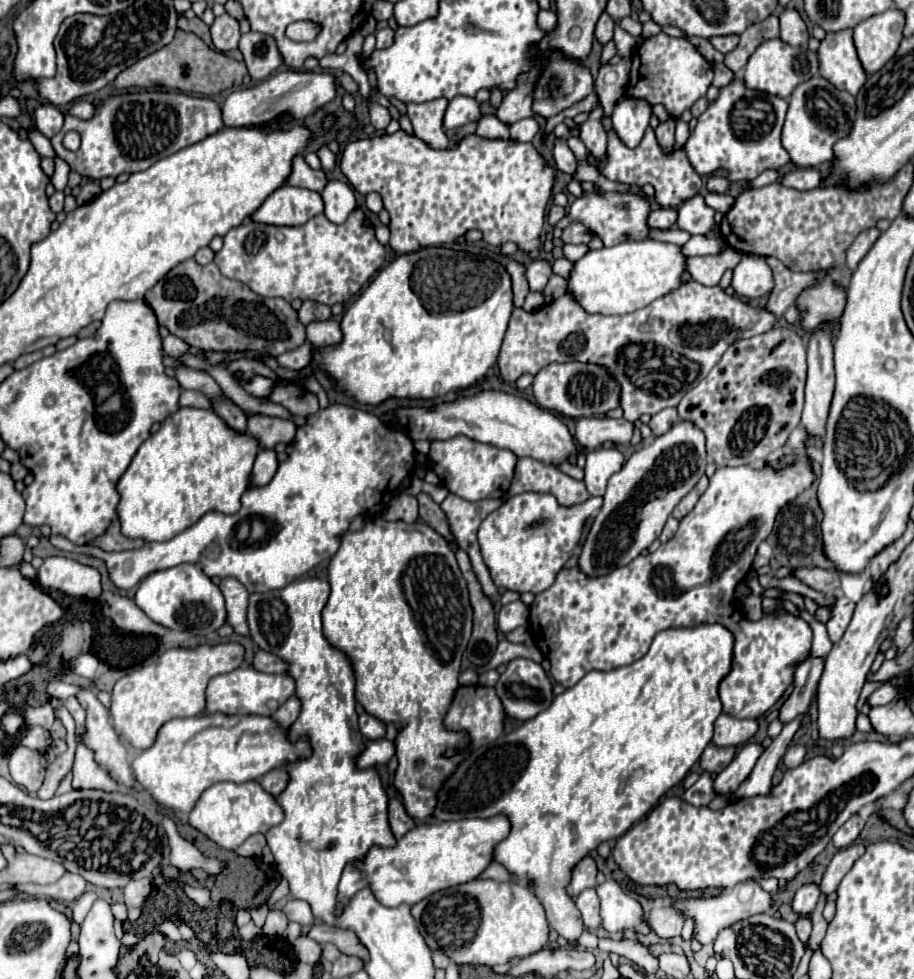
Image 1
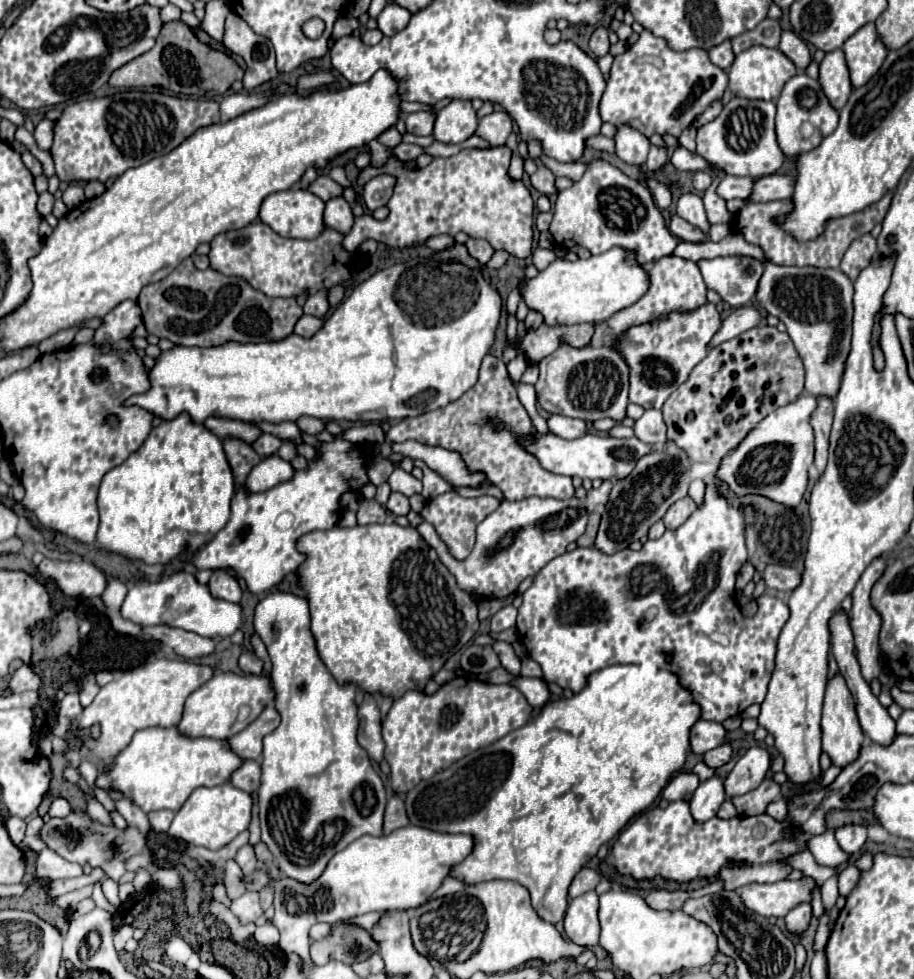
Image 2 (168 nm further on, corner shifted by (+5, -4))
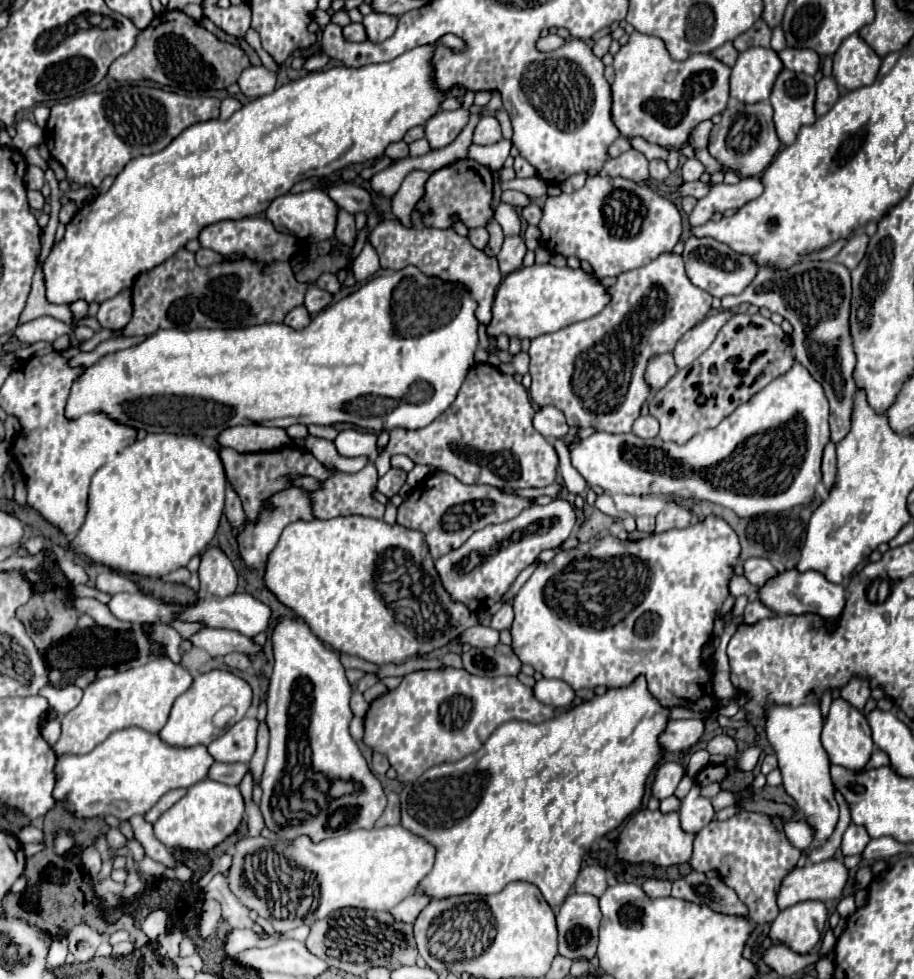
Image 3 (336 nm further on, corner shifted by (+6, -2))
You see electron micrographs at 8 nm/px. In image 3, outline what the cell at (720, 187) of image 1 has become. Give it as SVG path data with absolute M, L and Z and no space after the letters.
M696 158L686 160L686 164L682 166L682 178L684 178L684 182L700 180L700 176L702 176L702 174L704 174L704 166L702 166Z

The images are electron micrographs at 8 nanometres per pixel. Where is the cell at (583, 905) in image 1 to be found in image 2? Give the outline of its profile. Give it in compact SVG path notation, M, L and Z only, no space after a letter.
M587 892L569 902L563 924L565 934L573 944L593 948L599 944L599 916L597 916L599 896L597 892Z

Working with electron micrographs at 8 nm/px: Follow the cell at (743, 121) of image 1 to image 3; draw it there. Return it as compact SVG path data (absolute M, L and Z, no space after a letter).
M768 100L756 104L730 102L722 112L718 124L714 124L710 132L708 152L716 158L724 168L736 172L740 178L746 176L762 176L764 170L772 164L780 150L780 140L772 122L772 106Z

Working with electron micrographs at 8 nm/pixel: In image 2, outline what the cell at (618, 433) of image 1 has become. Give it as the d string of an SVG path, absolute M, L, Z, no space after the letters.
M553 414L553 416L549 416L547 424L549 424L549 432L553 432L561 438L567 438L567 440L573 440L573 438L587 434L587 424L583 420L577 420L577 418Z

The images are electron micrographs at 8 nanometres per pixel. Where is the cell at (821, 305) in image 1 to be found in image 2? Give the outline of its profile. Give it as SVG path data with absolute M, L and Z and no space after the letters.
M765 264L765 272L757 286L755 300L767 312L777 316L785 326L791 342L795 344L805 364L805 392L835 400L837 388L841 388L841 372L845 372L845 360L851 348L851 326L853 326L853 282L841 270L815 268L815 266L777 266Z

